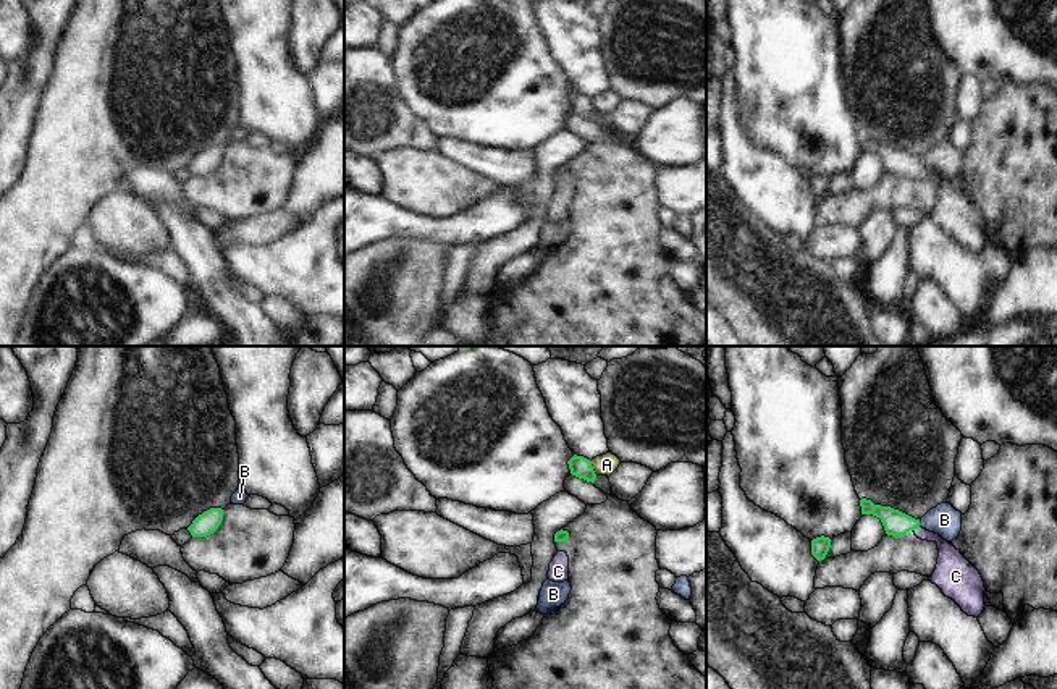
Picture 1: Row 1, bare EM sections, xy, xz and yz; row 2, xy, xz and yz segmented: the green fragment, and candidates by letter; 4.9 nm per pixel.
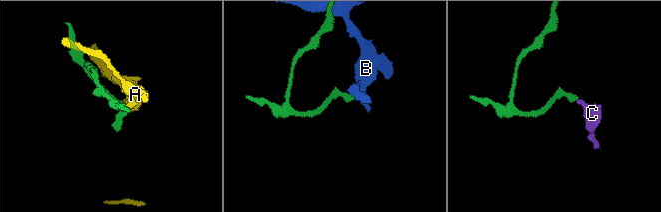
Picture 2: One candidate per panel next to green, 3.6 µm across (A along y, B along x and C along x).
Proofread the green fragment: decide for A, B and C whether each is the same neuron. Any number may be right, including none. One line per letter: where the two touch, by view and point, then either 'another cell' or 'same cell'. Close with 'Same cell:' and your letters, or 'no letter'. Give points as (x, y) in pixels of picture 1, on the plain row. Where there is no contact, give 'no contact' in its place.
A: contact xz (592, 105); another cell
B: contact yz (918, 162); another cell
C: contact yz (915, 165); same cell
Same cell: C

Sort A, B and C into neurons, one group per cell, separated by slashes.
A / B / C

